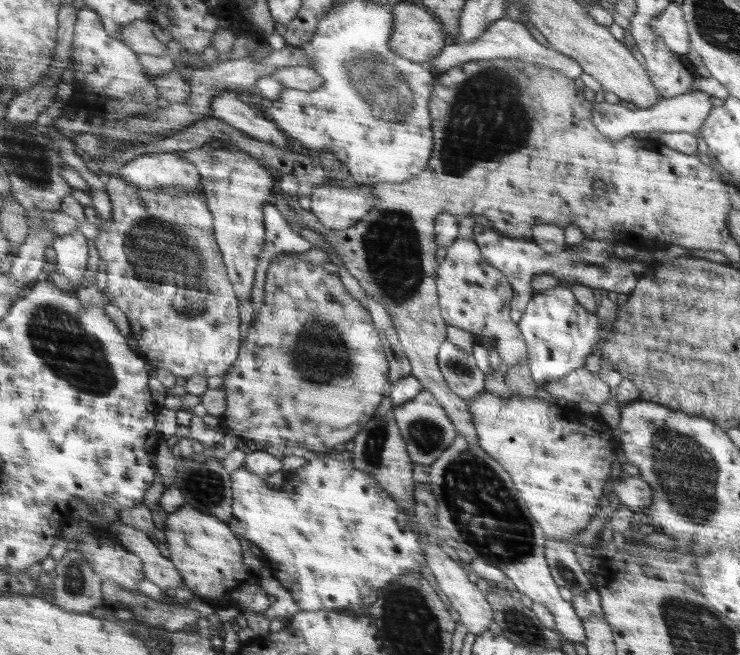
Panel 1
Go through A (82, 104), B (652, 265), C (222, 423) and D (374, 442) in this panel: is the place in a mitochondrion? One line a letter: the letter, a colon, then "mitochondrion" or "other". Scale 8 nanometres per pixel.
A: other
B: other
C: other
D: mitochondrion

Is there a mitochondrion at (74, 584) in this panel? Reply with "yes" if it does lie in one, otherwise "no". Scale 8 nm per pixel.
yes

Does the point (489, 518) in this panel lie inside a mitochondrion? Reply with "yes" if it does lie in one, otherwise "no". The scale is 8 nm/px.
yes

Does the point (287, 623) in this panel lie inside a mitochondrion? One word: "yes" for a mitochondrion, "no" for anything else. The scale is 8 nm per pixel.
no

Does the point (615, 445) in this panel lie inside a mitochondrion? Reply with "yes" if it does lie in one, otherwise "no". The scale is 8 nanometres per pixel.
no

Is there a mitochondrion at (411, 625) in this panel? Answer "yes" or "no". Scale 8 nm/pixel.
yes

